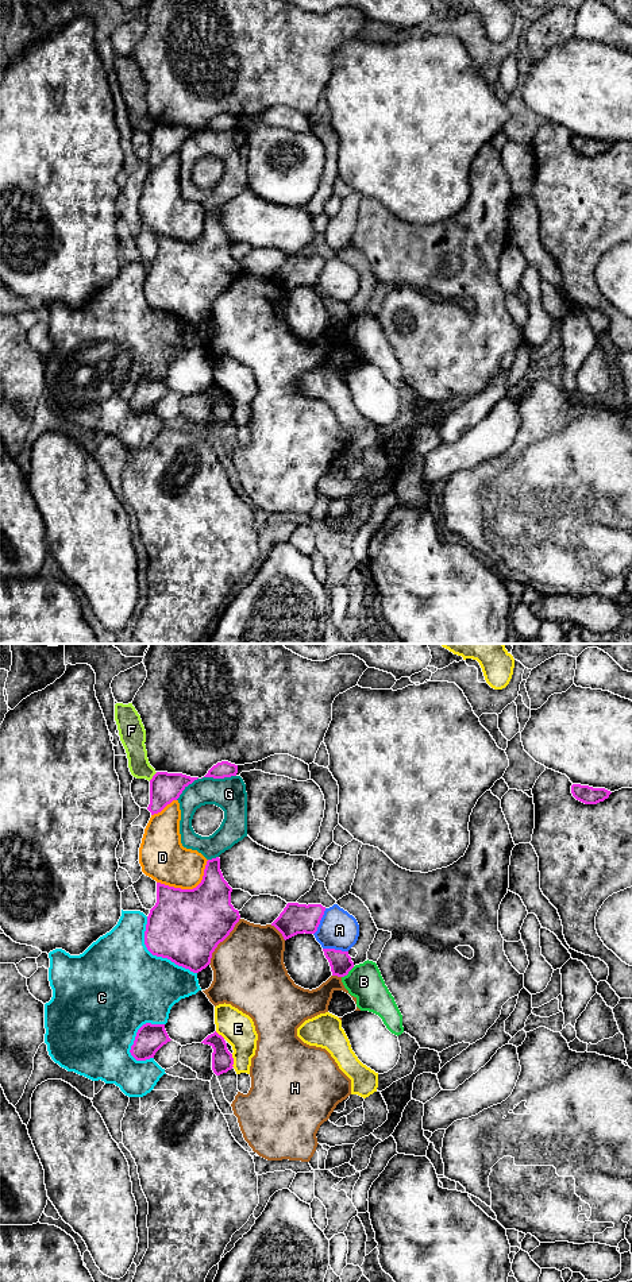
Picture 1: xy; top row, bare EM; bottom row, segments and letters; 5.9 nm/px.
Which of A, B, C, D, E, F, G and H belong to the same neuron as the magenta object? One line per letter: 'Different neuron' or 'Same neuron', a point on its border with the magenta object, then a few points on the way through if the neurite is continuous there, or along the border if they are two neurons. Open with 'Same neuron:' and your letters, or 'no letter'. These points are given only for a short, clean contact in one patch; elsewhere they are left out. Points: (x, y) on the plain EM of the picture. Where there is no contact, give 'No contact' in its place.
Same neuron: no letter
A: Different neuron. Touches magenta at xy (319, 274)
B: Different neuron. Touches magenta at xy (347, 325). Boundary: xy (354, 319), (342, 329)
C: Different neuron. Touches magenta at xy (155, 307)
D: Different neuron. Touches magenta at xy (189, 242)
E: Different neuron. Touches magenta at xy (232, 413)
F: Different neuron. Touches magenta at xy (153, 128)
G: Different neuron. Touches magenta at xy (218, 130)
H: Different neuron. Touches magenta at xy (222, 293)

